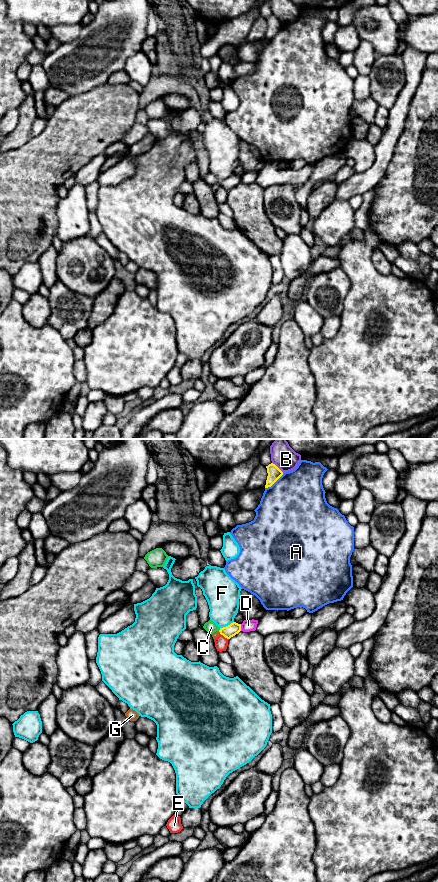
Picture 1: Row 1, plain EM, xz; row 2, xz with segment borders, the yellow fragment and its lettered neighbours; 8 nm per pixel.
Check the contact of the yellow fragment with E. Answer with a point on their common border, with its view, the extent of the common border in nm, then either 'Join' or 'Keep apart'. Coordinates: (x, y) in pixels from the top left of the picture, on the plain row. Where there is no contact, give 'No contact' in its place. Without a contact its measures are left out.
Touches yellow at xz (224, 188). Shared border 80 nm. Keep apart

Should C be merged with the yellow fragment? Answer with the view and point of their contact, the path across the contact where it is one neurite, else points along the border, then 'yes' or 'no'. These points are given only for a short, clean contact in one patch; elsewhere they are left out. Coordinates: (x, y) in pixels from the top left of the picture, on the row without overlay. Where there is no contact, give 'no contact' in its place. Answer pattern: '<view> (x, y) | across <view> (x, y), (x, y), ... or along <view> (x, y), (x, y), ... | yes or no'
xz (220, 181) | no

